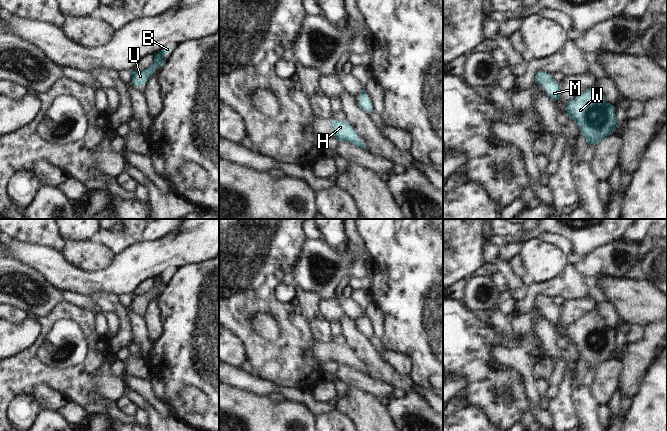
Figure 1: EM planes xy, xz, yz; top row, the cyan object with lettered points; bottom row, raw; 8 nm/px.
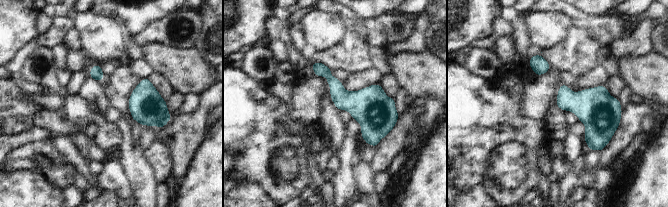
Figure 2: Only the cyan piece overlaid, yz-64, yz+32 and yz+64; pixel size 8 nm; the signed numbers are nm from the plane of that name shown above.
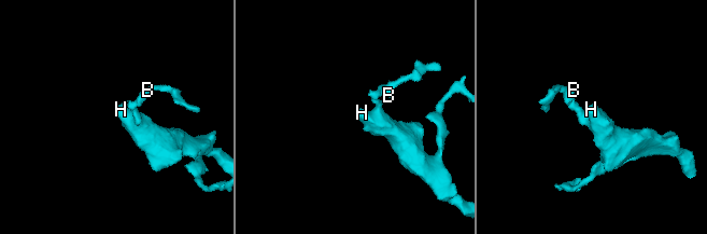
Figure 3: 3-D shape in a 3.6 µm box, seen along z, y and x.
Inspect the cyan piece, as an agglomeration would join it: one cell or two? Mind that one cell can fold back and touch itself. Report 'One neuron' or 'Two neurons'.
One neuron

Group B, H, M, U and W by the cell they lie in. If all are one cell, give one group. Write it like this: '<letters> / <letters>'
B H M U W

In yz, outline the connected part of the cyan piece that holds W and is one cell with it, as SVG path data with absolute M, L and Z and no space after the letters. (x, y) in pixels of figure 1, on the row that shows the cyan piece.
M595 86L566 104L566 114L577 124L589 146L597 146L607 136L616 132L619 122L615 111L616 106L608 103Z

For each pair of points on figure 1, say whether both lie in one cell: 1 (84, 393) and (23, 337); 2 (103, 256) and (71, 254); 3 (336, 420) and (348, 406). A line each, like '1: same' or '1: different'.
1: different
2: same
3: different

